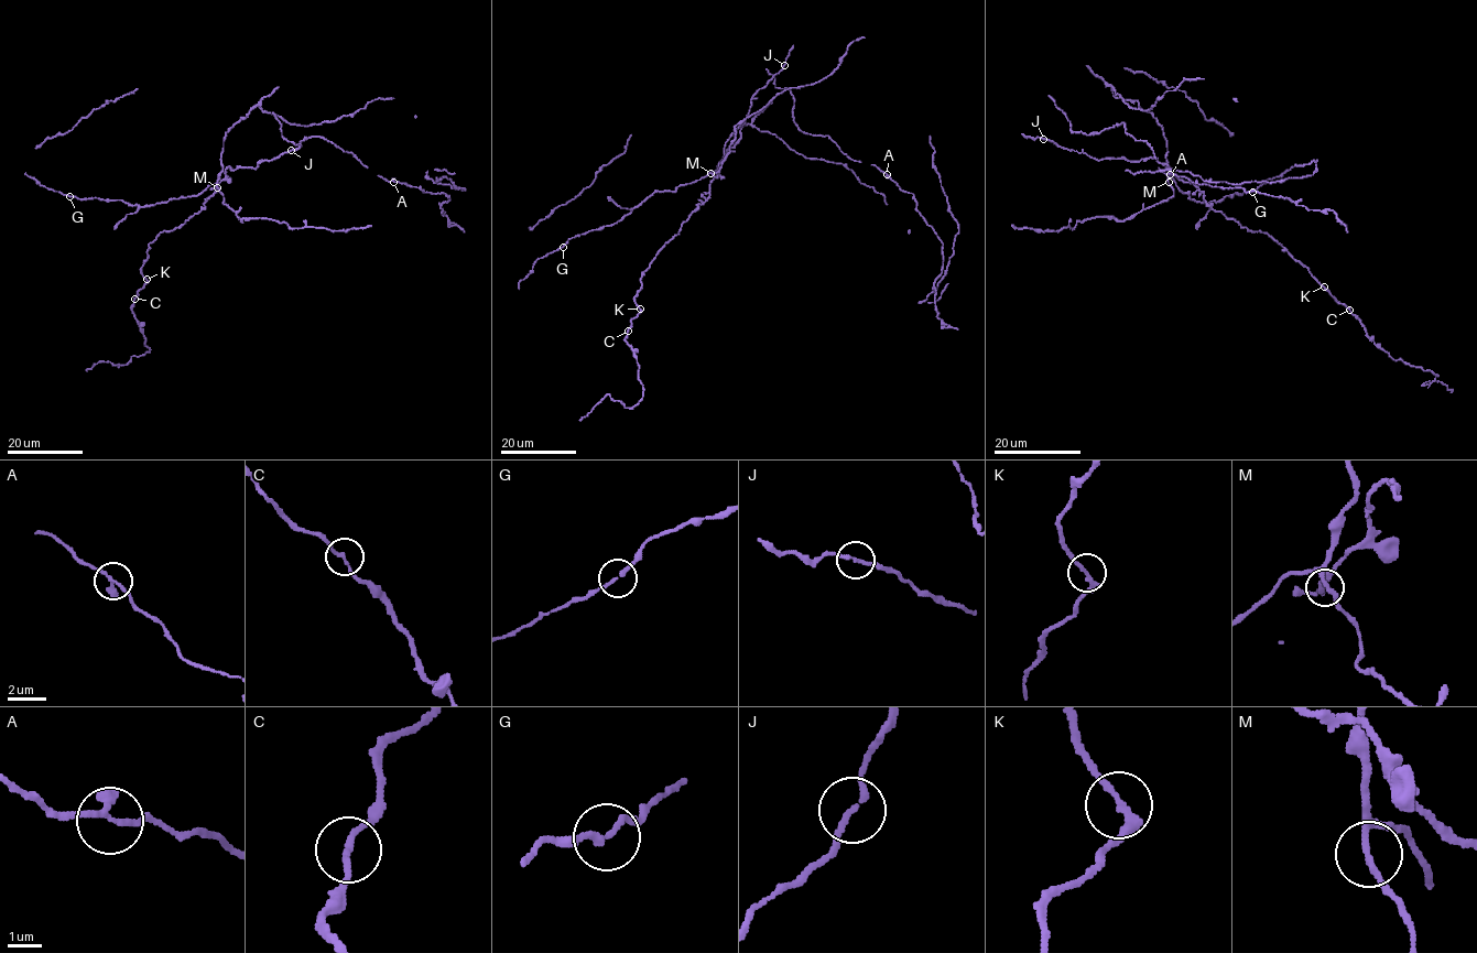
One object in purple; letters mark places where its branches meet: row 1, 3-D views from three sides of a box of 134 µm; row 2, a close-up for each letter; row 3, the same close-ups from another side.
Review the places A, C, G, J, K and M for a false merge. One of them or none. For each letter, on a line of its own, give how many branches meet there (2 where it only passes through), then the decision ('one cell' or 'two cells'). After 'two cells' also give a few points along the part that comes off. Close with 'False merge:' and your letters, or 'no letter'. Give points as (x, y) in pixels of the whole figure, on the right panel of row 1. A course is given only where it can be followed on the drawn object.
A: branches 3; one cell
C: branches 2; one cell
G: branches 2; one cell
J: branches 2; one cell
K: branches 2; one cell
M: branches 3; one cell
False merge: no letter

